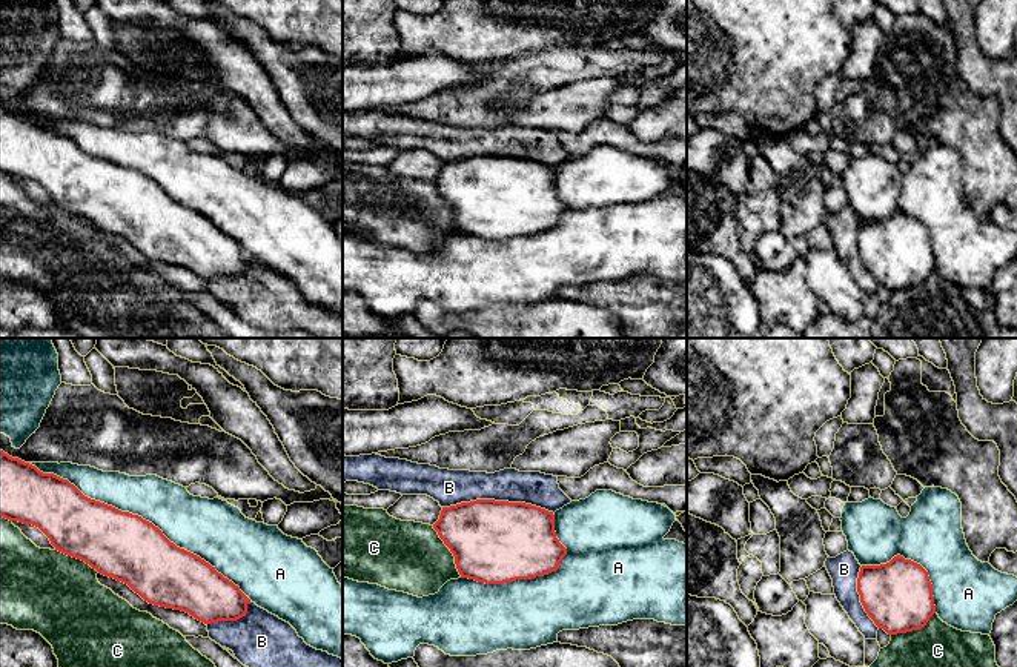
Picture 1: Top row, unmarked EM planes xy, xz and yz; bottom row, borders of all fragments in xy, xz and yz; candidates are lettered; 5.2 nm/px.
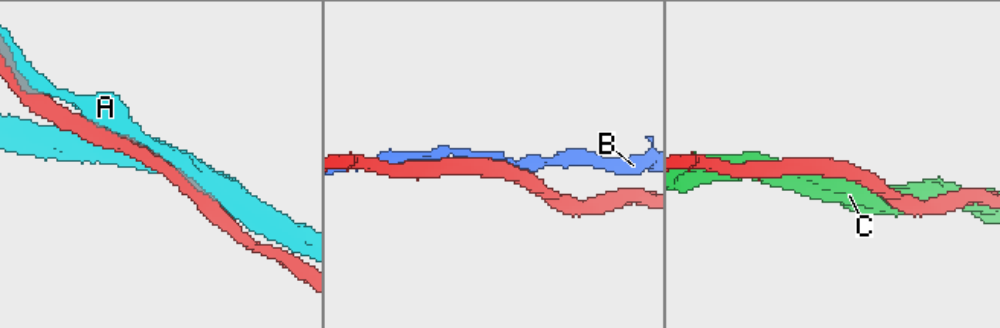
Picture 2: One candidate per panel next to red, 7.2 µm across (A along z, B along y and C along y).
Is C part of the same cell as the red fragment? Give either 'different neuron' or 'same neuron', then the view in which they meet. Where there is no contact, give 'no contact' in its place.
same neuron | xz

